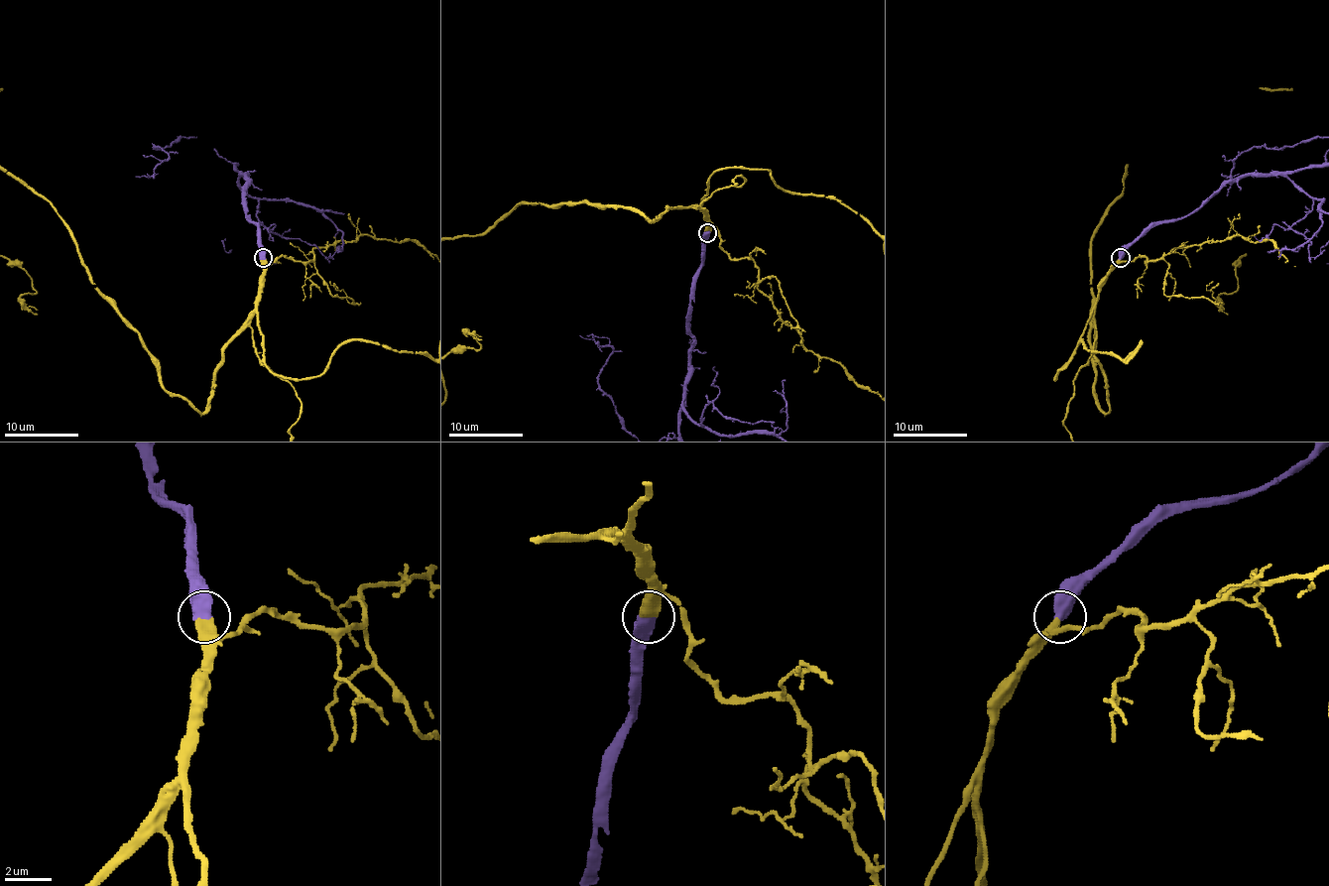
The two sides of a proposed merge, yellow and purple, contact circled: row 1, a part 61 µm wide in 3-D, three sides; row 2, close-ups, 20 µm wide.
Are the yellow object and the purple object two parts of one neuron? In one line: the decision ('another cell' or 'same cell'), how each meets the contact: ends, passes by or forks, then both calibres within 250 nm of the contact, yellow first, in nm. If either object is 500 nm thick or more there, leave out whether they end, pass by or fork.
same cell; 500 nm thick on the yellow side, 700 nm on the other

